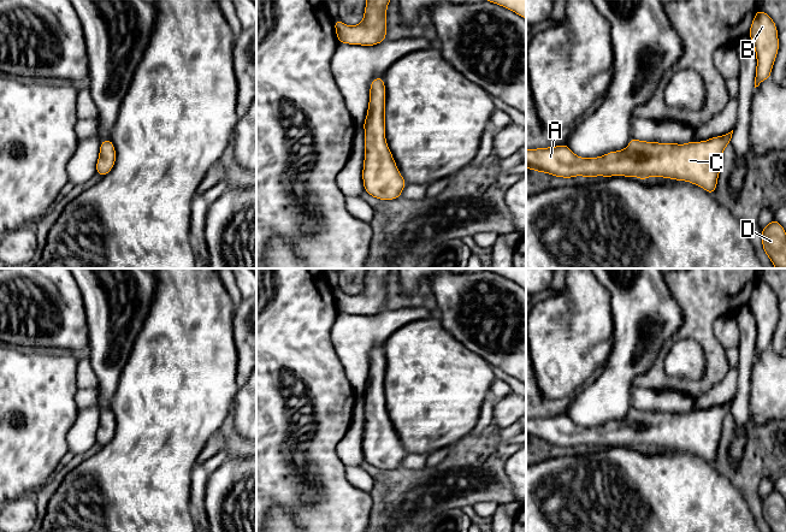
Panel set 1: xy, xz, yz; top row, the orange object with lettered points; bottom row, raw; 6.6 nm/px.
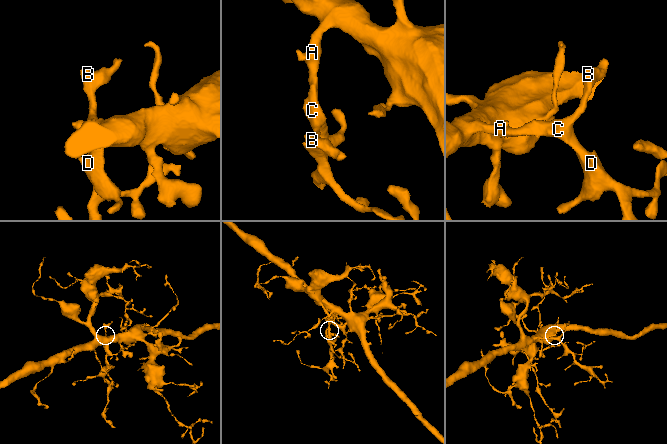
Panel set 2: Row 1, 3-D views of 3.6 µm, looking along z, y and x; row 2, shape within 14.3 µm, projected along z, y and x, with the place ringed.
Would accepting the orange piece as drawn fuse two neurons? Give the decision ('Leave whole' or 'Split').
Leave whole

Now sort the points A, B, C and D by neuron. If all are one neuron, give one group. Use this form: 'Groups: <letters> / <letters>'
Groups: A B C D

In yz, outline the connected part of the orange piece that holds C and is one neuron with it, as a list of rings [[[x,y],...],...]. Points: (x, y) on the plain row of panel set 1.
[[[733,400],[707,410],[685,414],[646,412],[631,408],[628,416],[597,427],[580,427],[567,414],[526,419],[526,438],[555,447],[637,445],[640,450],[656,445],[686,450],[709,463],[716,460],[722,422]]]

